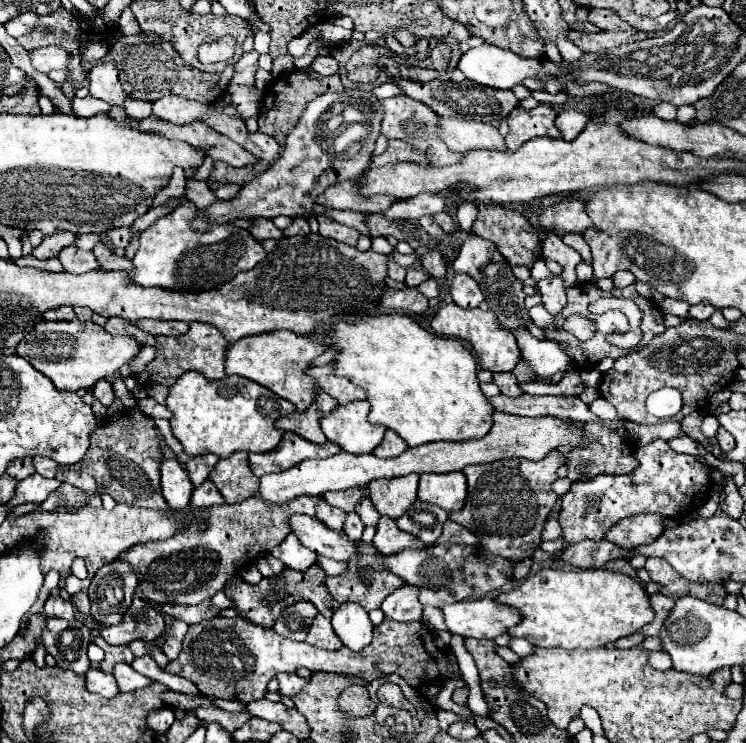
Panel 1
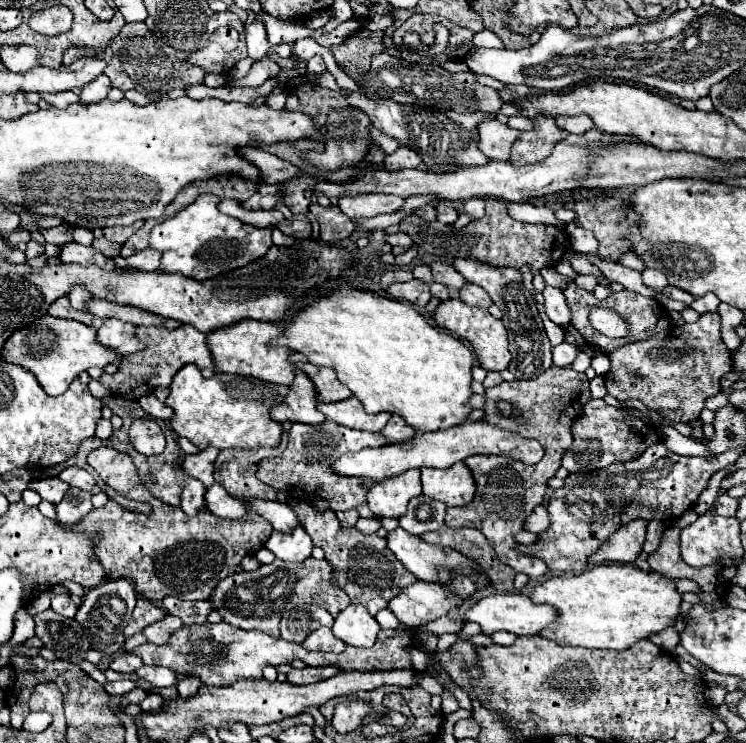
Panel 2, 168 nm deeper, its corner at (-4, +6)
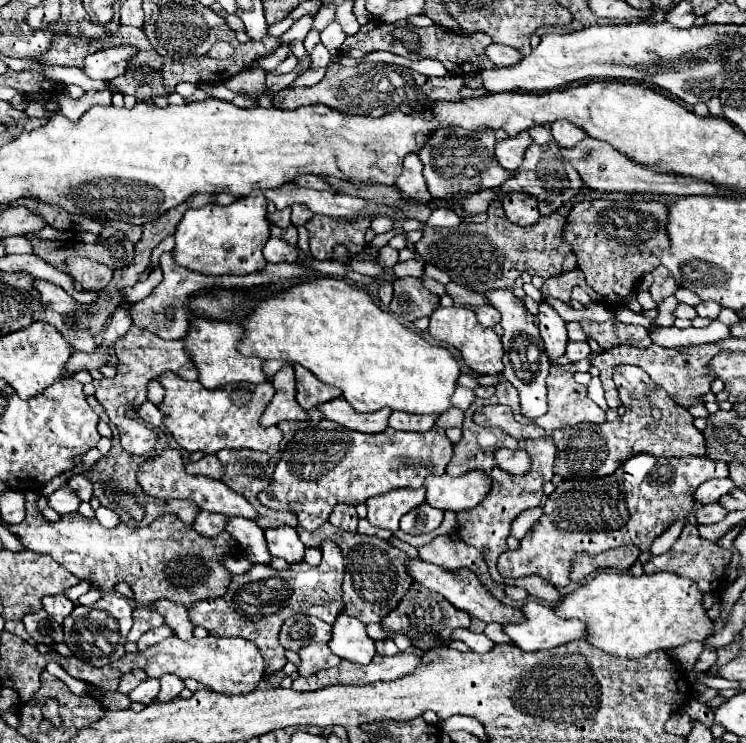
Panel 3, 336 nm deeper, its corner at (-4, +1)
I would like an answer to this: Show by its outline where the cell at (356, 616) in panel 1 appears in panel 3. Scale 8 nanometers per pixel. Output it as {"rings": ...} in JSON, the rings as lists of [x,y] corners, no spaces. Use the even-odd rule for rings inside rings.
{"rings":[[[341,613],[333,623],[333,637],[329,647],[337,657],[359,665],[371,663],[375,655],[375,641],[367,635],[365,623],[345,613]]]}

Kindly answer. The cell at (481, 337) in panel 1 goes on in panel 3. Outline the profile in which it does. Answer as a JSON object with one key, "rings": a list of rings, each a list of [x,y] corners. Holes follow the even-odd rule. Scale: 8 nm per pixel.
{"rings":[[[453,305],[453,307],[439,307],[431,317],[429,323],[429,333],[455,349],[459,349],[465,365],[473,369],[477,375],[497,375],[503,371],[503,345],[501,337],[491,329],[491,327],[481,327],[477,323],[477,317],[473,309],[467,309],[463,305]]]}

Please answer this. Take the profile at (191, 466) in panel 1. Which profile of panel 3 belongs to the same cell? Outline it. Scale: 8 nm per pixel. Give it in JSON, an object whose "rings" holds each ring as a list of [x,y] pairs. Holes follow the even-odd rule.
{"rings":[[[205,455],[197,463],[187,463],[185,469],[189,475],[203,475],[203,477],[211,477],[211,479],[221,479],[221,463],[219,463],[217,455]]]}

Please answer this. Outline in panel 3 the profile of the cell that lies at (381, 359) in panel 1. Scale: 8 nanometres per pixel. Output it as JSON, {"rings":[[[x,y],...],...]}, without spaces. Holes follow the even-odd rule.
{"rings":[[[327,277],[293,285],[259,303],[251,317],[243,321],[243,327],[247,335],[241,339],[241,353],[261,359],[287,359],[303,365],[323,383],[339,387],[357,413],[373,413],[389,407],[391,411],[439,417],[453,407],[451,397],[461,375],[455,355],[447,347],[437,347],[425,341],[417,331],[401,325],[389,311],[383,311],[373,297],[361,289],[349,287],[343,279]]]}

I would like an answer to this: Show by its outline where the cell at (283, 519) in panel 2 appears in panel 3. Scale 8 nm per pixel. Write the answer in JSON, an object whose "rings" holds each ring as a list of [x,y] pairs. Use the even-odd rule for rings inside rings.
{"rings":[[[165,449],[155,459],[145,461],[141,465],[141,469],[137,471],[137,481],[147,495],[153,495],[159,499],[193,499],[201,509],[223,513],[227,517],[237,515],[237,517],[245,517],[245,519],[253,519],[253,521],[257,521],[257,517],[259,517],[255,507],[243,495],[231,491],[225,483],[221,483],[217,479],[209,479],[209,477],[187,475],[183,461],[181,461],[181,455],[175,449]]]}

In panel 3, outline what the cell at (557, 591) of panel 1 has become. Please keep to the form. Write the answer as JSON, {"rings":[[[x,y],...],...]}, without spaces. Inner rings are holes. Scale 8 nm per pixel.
{"rings":[[[601,571],[595,577],[587,579],[583,585],[575,587],[571,593],[563,595],[555,607],[555,615],[561,615],[563,619],[579,619],[585,623],[585,641],[593,647],[623,659],[637,659],[641,655],[647,655],[657,649],[673,649],[687,641],[703,641],[711,635],[713,623],[705,615],[705,609],[701,605],[703,593],[693,585],[693,581],[679,577],[675,573],[653,573],[653,575],[641,575],[633,577],[629,573],[621,571]]]}

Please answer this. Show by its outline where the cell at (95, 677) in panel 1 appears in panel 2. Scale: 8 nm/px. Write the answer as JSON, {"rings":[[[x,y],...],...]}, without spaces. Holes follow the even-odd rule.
{"rings":[[[117,680],[117,682],[109,682],[105,686],[105,692],[107,694],[127,694],[133,688],[137,688],[137,682],[133,682],[133,680]]]}

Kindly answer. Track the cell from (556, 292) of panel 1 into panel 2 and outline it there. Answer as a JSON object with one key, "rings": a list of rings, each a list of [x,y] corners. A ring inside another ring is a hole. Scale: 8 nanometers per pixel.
{"rings":[[[547,286],[543,290],[543,298],[545,298],[545,314],[549,316],[549,320],[561,328],[567,328],[569,320],[571,320],[571,312],[569,312],[569,306],[563,298],[563,292],[559,288]]]}

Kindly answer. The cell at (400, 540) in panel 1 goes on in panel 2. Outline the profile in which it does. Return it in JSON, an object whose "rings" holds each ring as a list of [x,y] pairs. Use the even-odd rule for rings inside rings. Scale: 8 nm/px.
{"rings":[[[395,528],[393,532],[389,532],[387,542],[391,552],[411,574],[415,574],[417,580],[441,584],[441,578],[437,578],[437,570],[457,570],[457,566],[461,566],[461,570],[469,570],[469,558],[465,558],[463,554],[443,546],[427,544],[419,536],[413,536],[403,528]]]}

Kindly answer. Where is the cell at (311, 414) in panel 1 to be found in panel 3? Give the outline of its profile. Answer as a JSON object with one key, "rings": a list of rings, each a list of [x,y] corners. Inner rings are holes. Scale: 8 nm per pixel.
{"rings":[[[285,365],[275,377],[273,377],[273,387],[275,387],[275,397],[267,405],[265,413],[261,415],[261,425],[277,425],[281,421],[309,421],[309,413],[299,407],[295,395],[295,373],[291,365]]]}

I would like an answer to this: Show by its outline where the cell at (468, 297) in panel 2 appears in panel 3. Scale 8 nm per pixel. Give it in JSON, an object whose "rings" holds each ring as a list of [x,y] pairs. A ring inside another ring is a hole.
{"rings":[[[479,305],[479,307],[475,307],[475,315],[477,315],[477,321],[483,327],[495,327],[501,321],[499,311],[493,309],[491,305]]]}

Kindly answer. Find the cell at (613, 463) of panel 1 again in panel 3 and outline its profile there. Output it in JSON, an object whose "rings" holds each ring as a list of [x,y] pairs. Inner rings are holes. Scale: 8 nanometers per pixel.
{"rings":[[[635,365],[615,367],[613,381],[619,392],[622,404],[626,408],[623,417],[615,421],[605,421],[601,425],[581,423],[577,427],[565,427],[553,431],[551,437],[557,447],[555,457],[555,473],[563,479],[593,479],[611,475],[623,461],[637,453],[649,453],[655,457],[689,457],[689,455],[705,455],[703,433],[695,429],[693,415],[679,407],[669,393],[665,393],[653,379]],[[657,407],[663,415],[661,419],[653,419],[651,409]]]}

